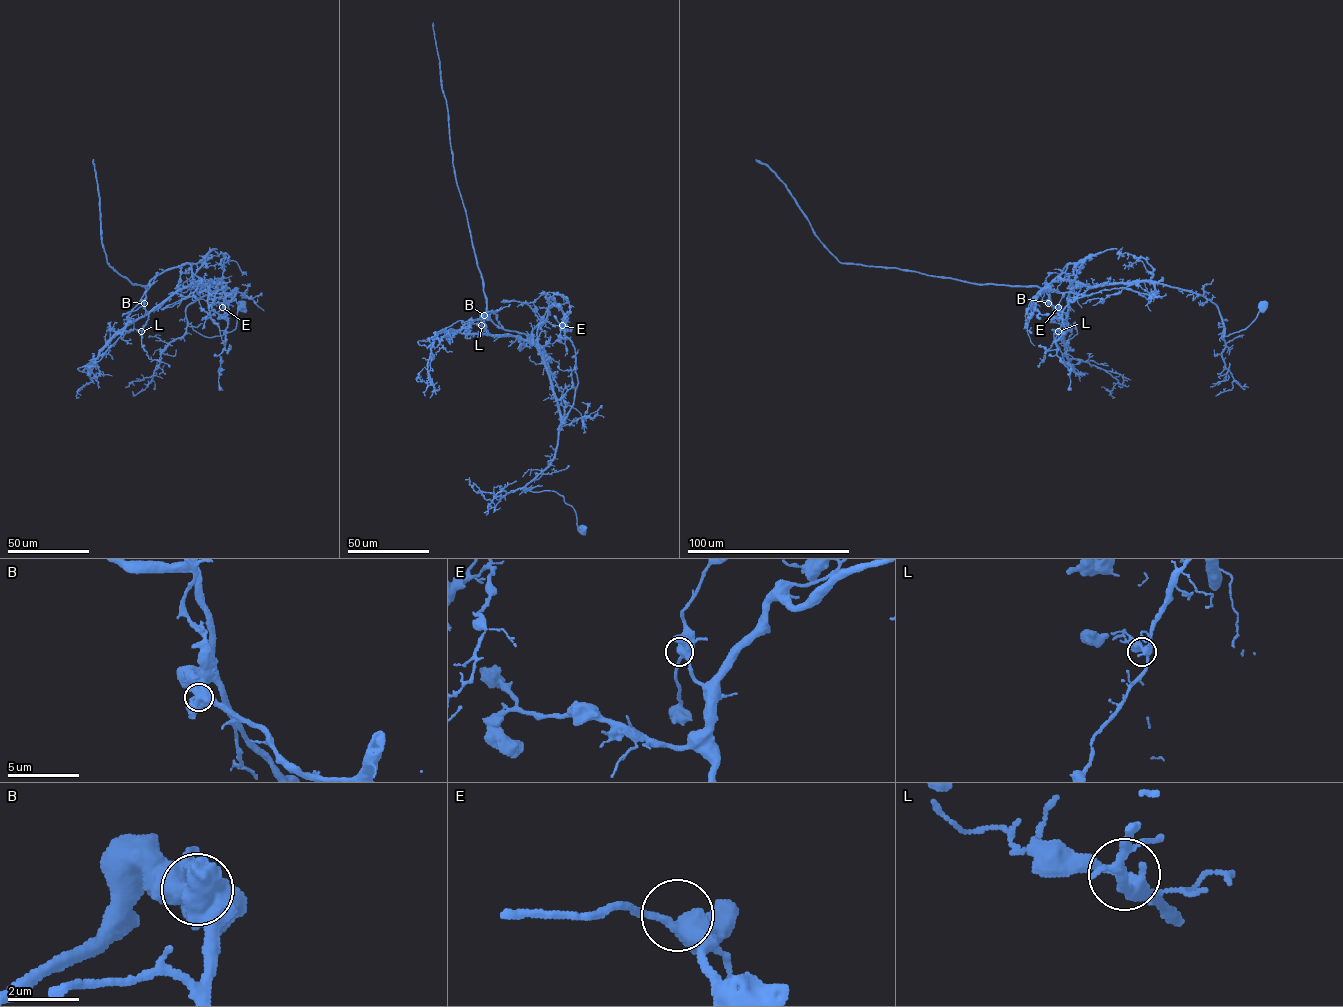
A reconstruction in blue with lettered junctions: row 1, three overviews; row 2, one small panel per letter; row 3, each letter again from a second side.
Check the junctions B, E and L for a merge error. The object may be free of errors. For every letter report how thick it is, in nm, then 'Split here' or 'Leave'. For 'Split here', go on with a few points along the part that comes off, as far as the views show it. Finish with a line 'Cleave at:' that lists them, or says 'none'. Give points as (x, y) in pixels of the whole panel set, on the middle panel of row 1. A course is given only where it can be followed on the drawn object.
B: Thickness 650 nm. Split here. Course of the part to remove: (484, 315), (481, 316), (485, 315), (486, 296), (453, 163), (433, 23)
E: Thickness 420 nm. Leave
L: Thickness 320 nm. Leave
Cleave at: B

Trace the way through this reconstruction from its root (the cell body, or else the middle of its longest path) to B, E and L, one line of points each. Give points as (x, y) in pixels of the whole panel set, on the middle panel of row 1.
B: (581, 530), (562, 496), (525, 487), (553, 458), (560, 425), (542, 354), (516, 337), (491, 336), (484, 315)
E: (581, 530), (574, 509), (562, 496), (525, 487), (553, 458), (560, 424), (574, 397), (575, 350), (562, 325)
L: (581, 530), (562, 496), (525, 487), (553, 458), (560, 425), (542, 354), (516, 337), (492, 336), (481, 325)

